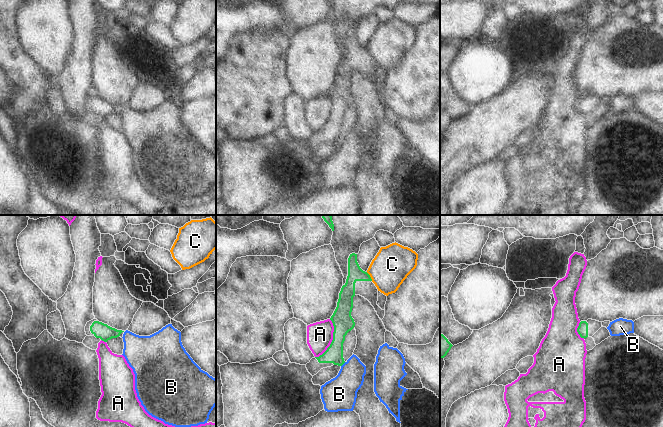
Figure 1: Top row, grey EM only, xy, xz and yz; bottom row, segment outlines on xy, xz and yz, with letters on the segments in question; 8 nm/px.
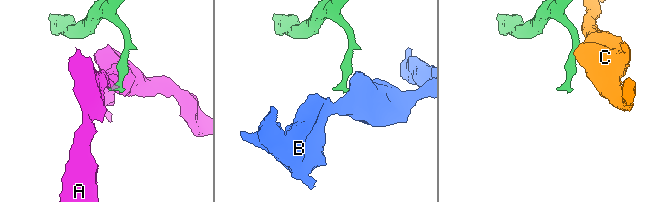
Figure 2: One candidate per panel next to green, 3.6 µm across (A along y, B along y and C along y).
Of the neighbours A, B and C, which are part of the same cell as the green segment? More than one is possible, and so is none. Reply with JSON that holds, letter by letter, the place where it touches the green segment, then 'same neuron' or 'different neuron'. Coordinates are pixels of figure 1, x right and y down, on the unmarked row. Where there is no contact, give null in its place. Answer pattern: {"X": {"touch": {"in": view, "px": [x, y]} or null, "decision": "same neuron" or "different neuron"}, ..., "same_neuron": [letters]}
{"A": {"touch": {"in": "xz", "px": [332, 116]}, "decision": "different neuron"}, "B": {"touch": {"in": "xz", "px": [343, 139]}, "decision": "different neuron"}, "C": {"touch": {"in": "xz", "px": [369, 52]}, "decision": "different neuron"}, "same_neuron": []}

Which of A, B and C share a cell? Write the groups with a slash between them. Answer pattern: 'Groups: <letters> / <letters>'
Groups: A / B / C

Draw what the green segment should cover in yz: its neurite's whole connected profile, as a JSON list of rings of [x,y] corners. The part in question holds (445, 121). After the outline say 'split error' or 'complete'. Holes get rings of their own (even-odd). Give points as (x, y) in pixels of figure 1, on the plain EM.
[[[440,109],[440,134],[444,134],[453,121]]] | complete

